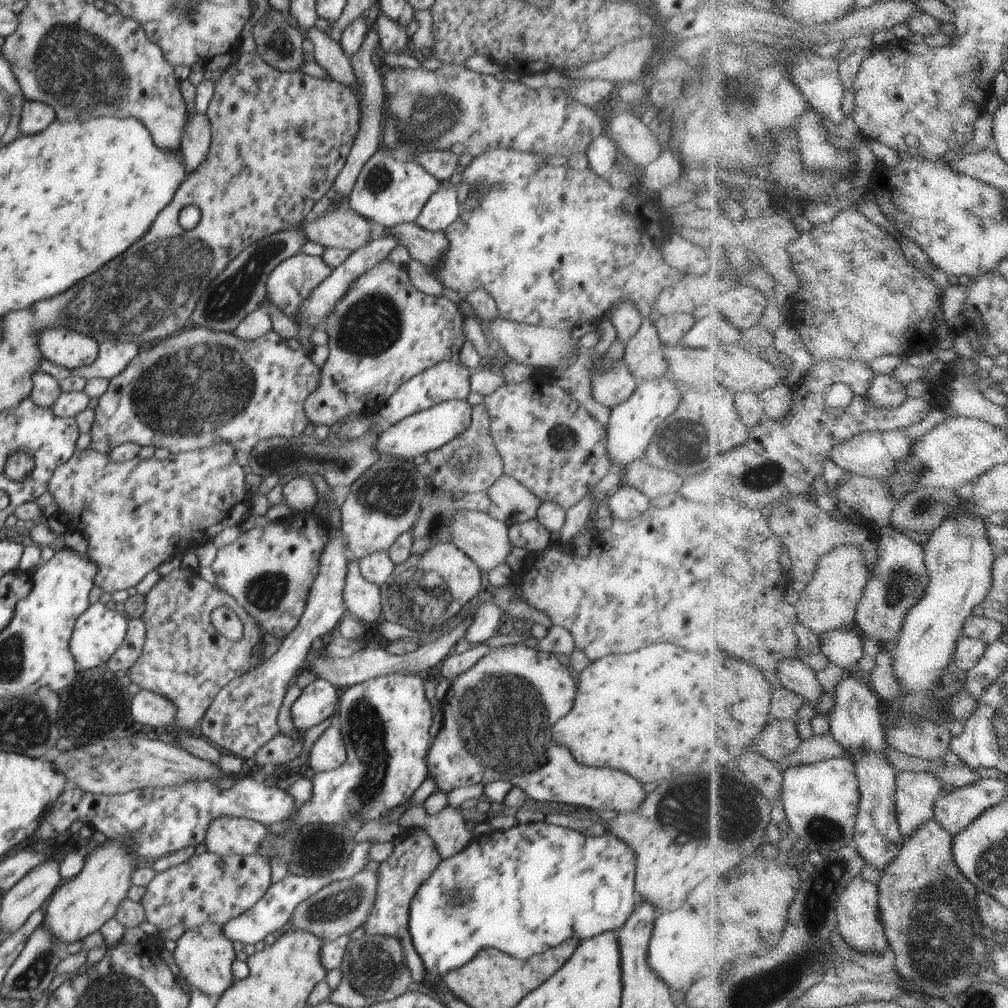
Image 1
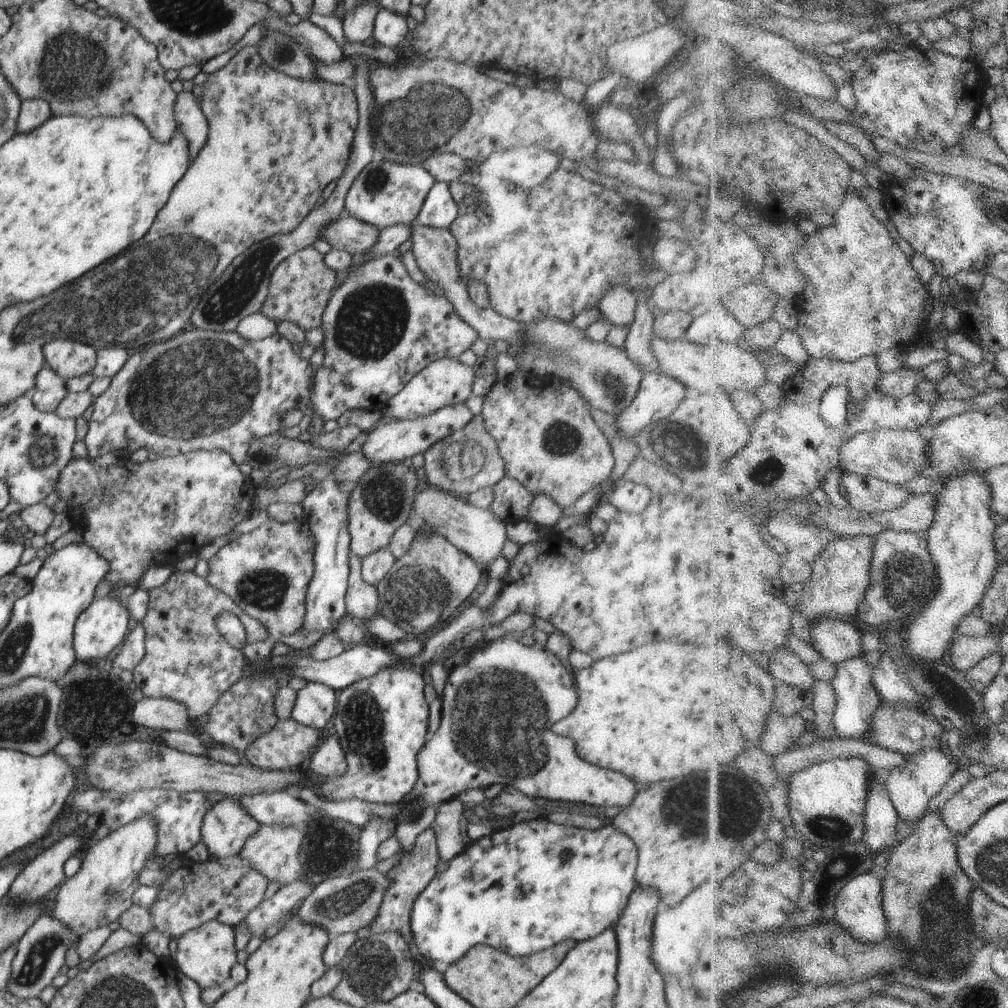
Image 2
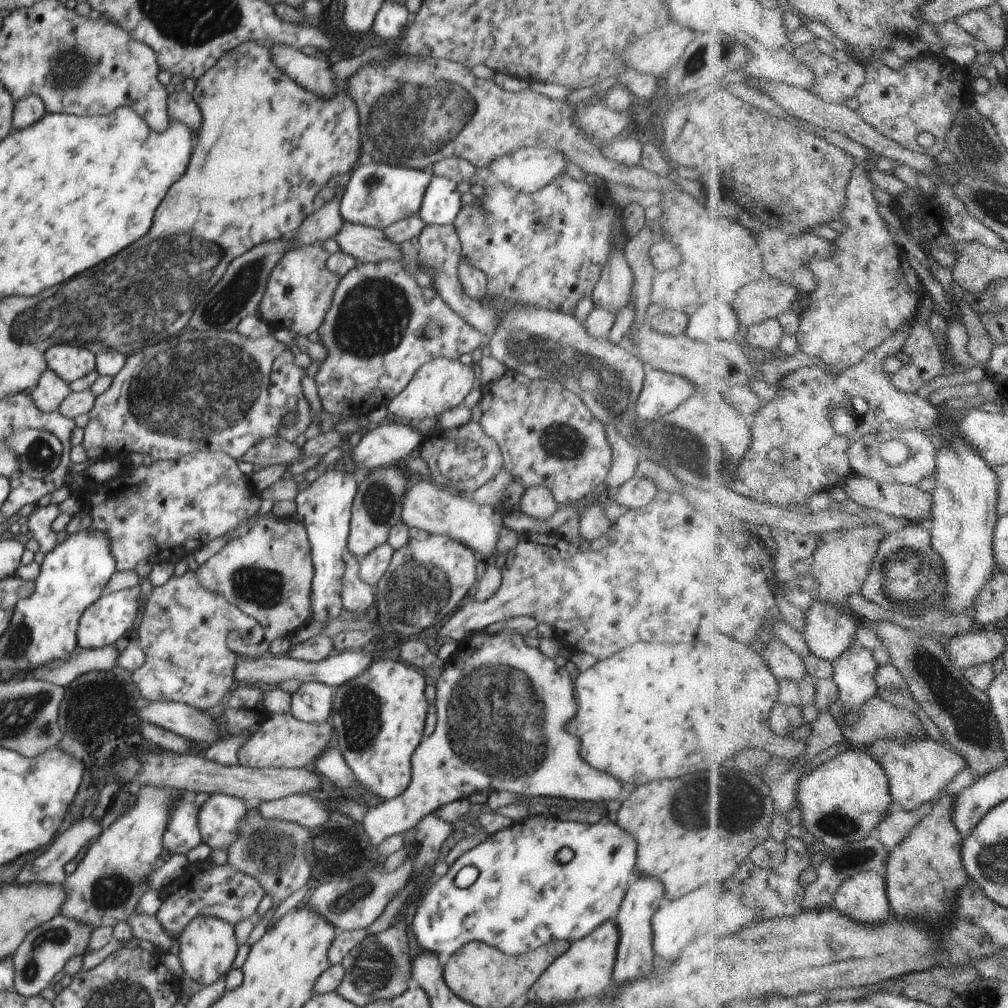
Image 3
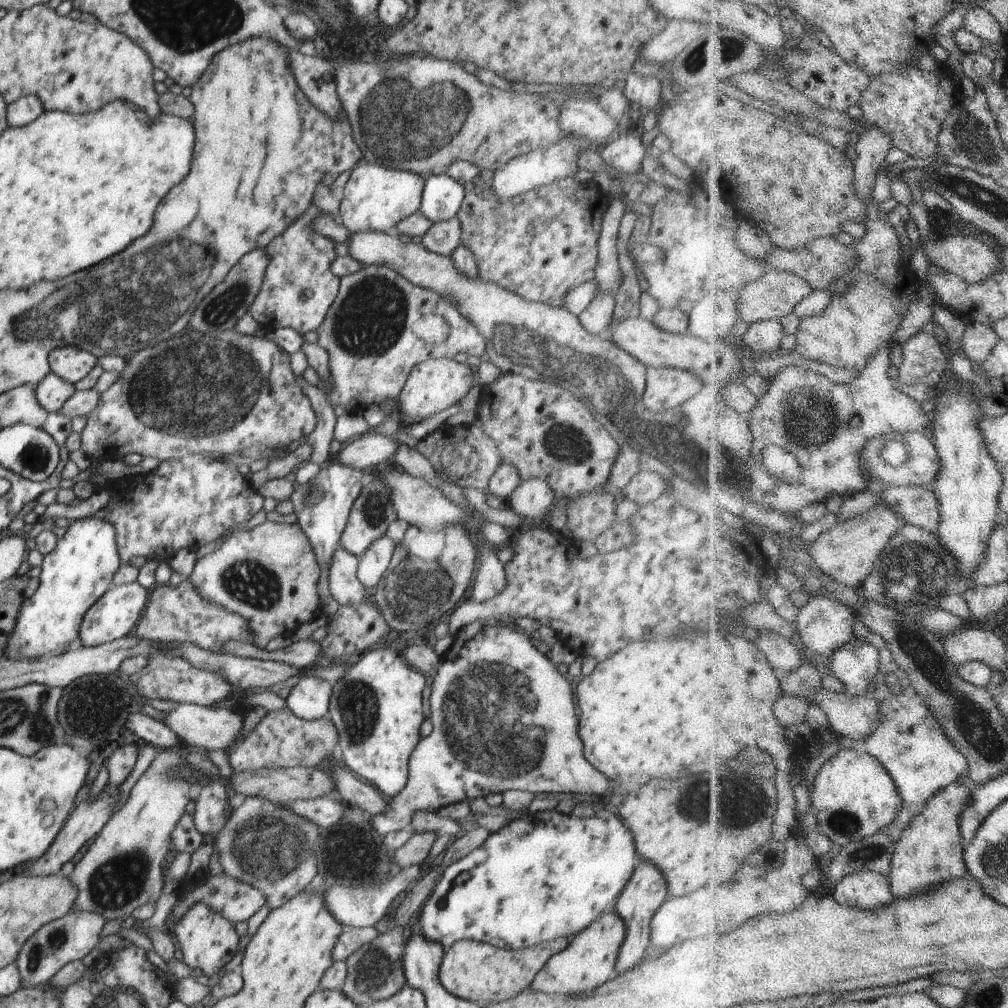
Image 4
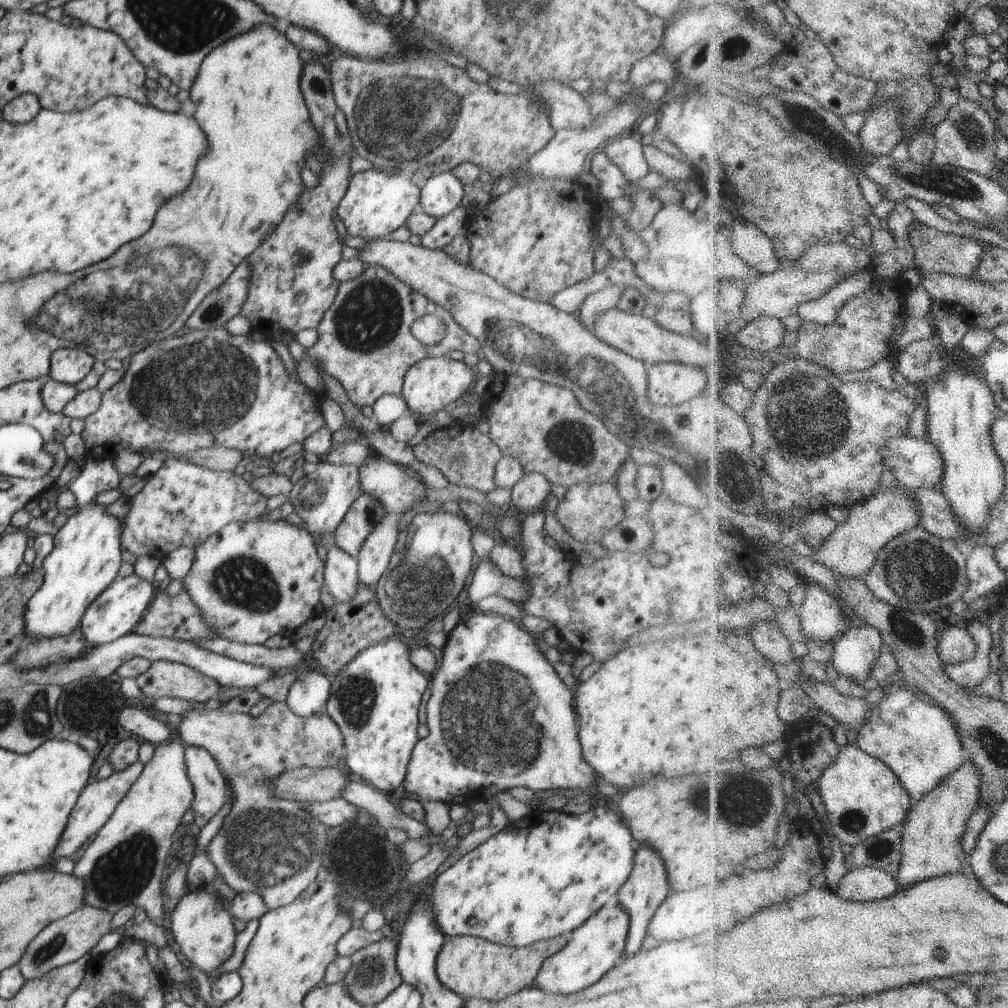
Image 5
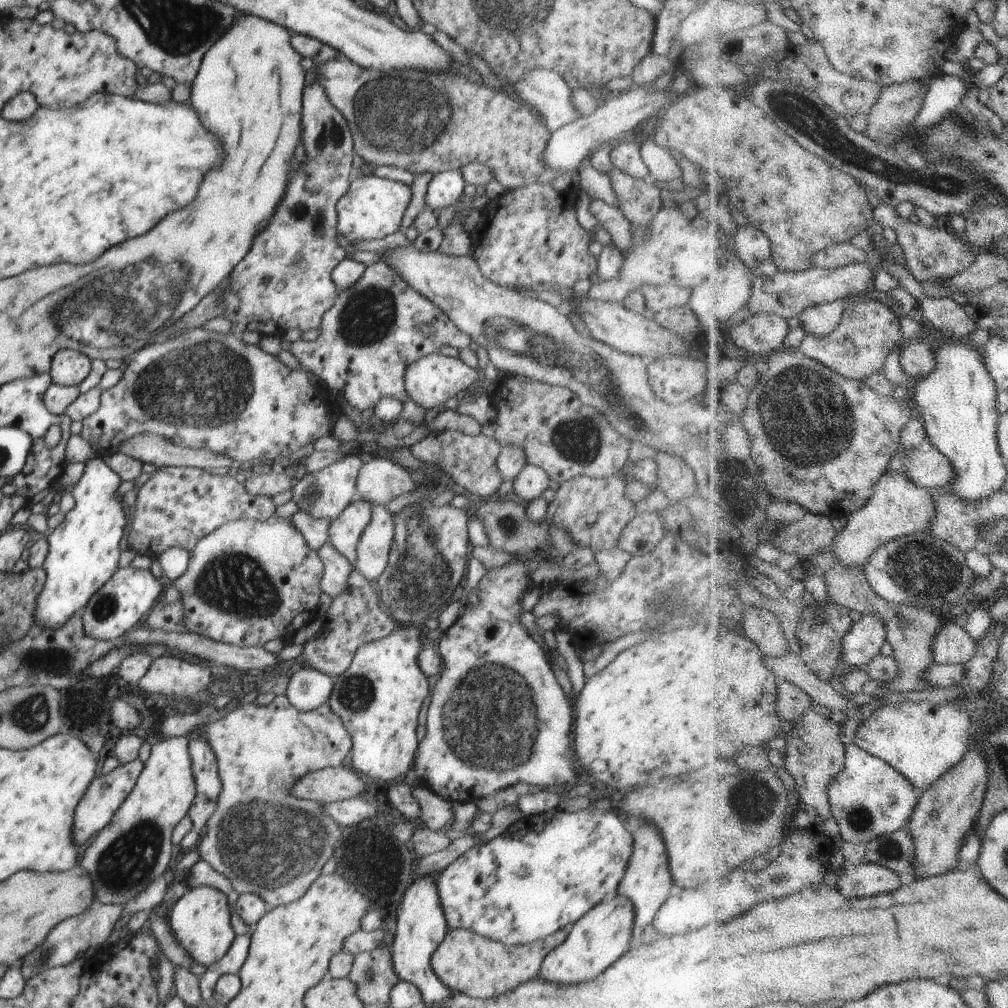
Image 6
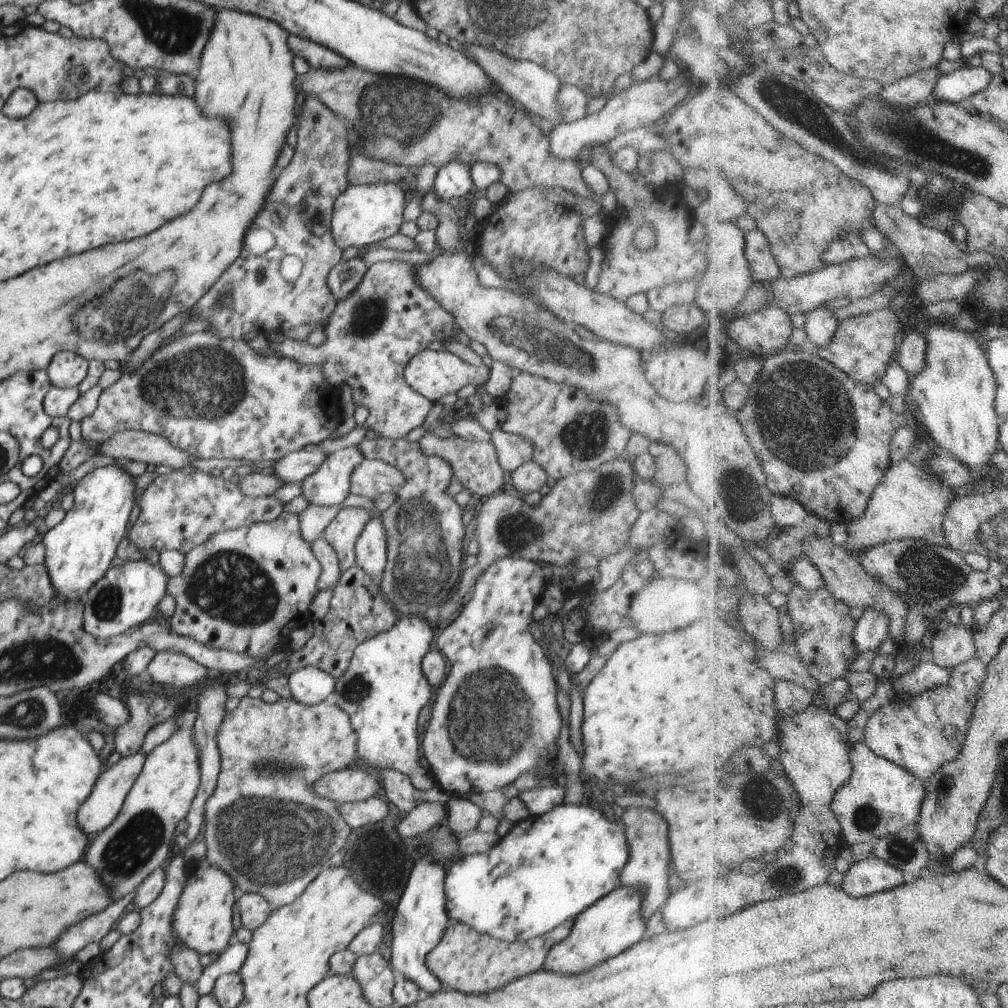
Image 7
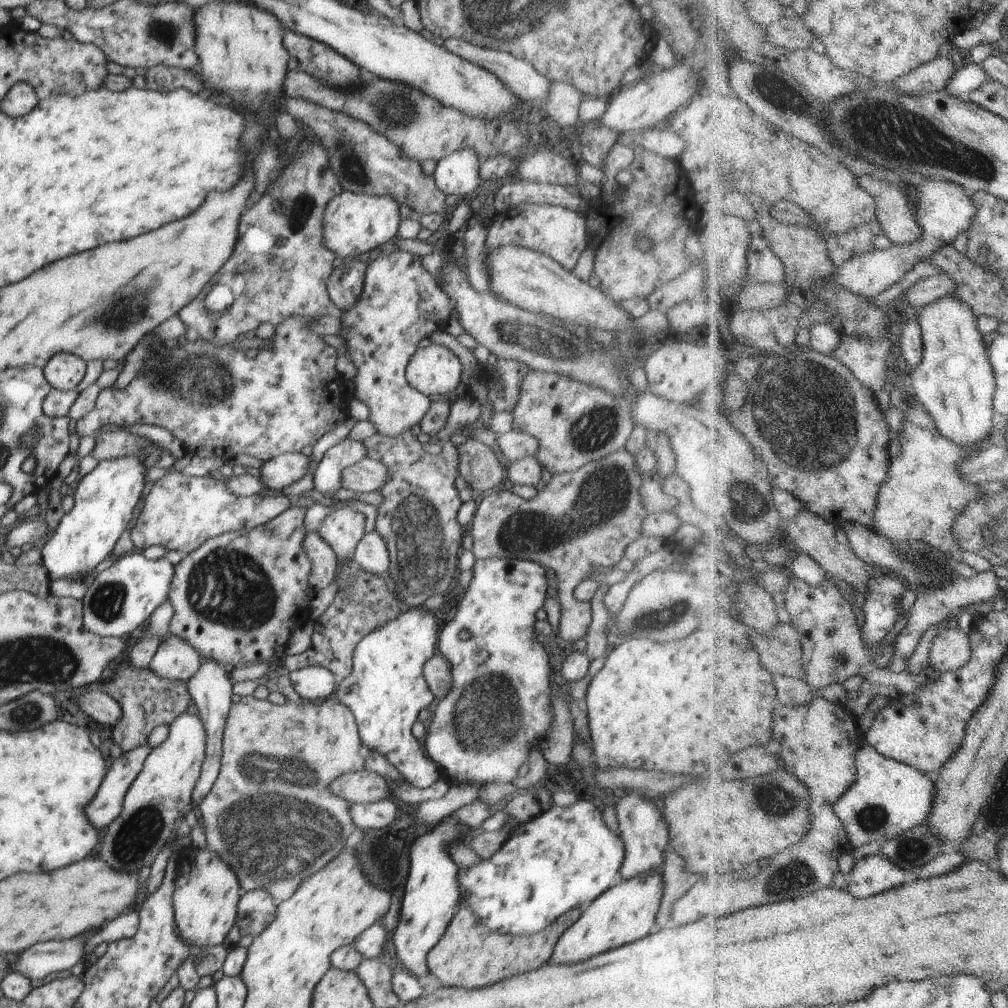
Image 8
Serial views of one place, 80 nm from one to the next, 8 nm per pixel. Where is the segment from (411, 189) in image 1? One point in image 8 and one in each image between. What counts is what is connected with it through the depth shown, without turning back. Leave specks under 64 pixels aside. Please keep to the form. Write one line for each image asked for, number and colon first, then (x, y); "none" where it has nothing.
2: (383, 194)
3: (377, 195)
4: (375, 198)
5: (375, 204)
6: (373, 207)
7: (363, 214)
8: (353, 223)

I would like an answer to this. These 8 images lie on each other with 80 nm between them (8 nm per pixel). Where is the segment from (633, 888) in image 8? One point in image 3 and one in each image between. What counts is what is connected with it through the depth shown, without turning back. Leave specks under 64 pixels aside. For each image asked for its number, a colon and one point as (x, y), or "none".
3: (586, 966)
4: (584, 963)
5: (595, 947)
6: (603, 935)
7: (613, 923)

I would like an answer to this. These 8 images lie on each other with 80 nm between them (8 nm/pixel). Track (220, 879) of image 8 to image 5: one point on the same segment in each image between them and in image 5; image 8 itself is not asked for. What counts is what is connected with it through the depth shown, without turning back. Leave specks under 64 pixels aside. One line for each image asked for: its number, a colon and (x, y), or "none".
5: (202, 927)
6: (200, 921)
7: (202, 921)

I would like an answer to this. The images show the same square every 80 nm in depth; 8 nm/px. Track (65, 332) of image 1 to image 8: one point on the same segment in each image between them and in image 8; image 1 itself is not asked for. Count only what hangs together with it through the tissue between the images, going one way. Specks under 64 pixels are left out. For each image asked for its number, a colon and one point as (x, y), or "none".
2: (68, 358)
3: (69, 362)
4: (69, 363)
5: (71, 365)
6: (69, 367)
7: (66, 370)
8: (64, 372)

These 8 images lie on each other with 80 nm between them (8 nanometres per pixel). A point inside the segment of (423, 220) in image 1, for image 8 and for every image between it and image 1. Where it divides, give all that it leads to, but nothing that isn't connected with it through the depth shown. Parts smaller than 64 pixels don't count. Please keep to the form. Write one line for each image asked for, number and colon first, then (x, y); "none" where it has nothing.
2: (439, 209)
3: (441, 203)
4: (442, 196)
5: (441, 193)
6: (446, 188)
7: (452, 180)
8: (458, 173)

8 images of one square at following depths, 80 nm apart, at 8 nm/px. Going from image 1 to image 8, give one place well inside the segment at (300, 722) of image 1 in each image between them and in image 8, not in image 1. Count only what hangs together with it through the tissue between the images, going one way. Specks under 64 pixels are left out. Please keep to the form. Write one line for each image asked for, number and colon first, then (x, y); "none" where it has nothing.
2: (315, 703)
3: (312, 703)
4: (310, 698)
5: (308, 695)
6: (308, 689)
7: (309, 685)
8: (313, 682)

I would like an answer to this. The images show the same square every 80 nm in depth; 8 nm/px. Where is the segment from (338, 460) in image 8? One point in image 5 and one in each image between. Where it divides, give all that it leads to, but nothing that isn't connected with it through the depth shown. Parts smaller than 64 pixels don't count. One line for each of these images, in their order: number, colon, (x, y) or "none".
5: (322, 498)
6: (326, 492)
7: (329, 485)

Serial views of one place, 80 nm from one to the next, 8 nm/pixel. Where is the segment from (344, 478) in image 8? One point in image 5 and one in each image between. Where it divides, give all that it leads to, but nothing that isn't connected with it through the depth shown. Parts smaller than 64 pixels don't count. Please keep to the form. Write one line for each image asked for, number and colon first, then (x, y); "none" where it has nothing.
5: (398, 491)
6: (379, 480)
7: (372, 476)

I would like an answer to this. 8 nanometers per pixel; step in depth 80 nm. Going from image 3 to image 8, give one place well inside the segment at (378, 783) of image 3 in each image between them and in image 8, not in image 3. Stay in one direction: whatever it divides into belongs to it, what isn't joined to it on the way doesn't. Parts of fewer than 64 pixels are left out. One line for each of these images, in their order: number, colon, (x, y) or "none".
4: (376, 706)
5: (374, 700)
6: (378, 697)
7: (383, 690)
8: (386, 690)

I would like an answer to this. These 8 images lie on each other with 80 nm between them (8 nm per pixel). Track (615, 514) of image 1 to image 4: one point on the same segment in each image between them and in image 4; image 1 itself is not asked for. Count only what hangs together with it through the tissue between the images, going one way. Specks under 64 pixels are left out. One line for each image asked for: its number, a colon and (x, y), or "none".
2: (630, 497)
3: (636, 493)
4: (645, 487)

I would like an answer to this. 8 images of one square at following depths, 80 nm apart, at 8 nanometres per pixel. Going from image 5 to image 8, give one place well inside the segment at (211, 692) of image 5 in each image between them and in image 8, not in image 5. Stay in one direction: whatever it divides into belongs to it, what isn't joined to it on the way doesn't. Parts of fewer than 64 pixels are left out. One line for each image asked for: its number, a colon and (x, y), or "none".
6: (169, 674)
7: (168, 668)
8: (175, 659)

